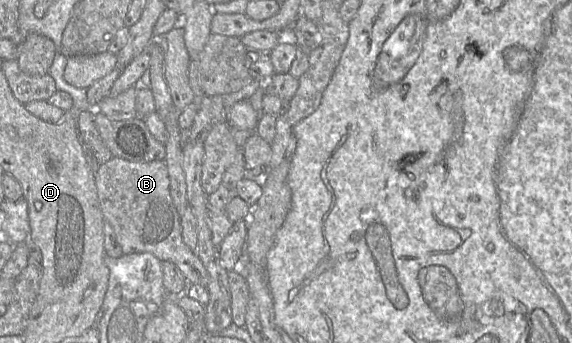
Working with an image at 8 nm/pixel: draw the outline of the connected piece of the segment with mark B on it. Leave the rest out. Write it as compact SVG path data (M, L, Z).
M113 157L97 167L95 184L103 218L112 226L123 254L151 253L162 262L174 263L189 284L207 287L207 270L182 240L180 216L171 198L164 160L133 162Z

